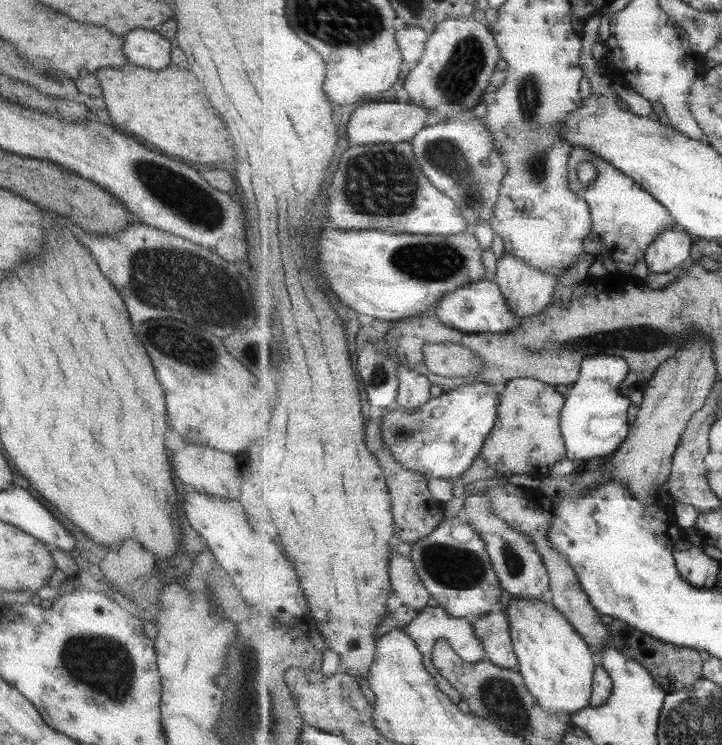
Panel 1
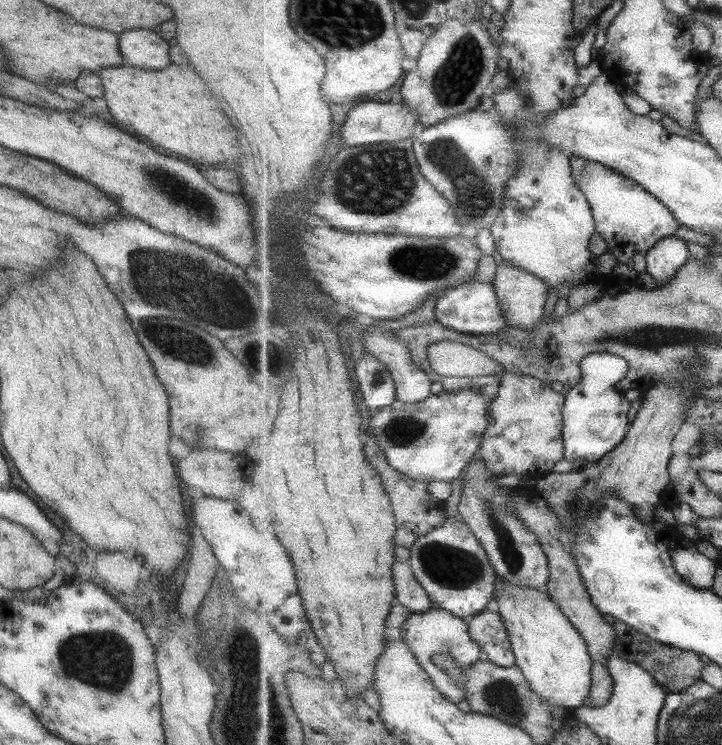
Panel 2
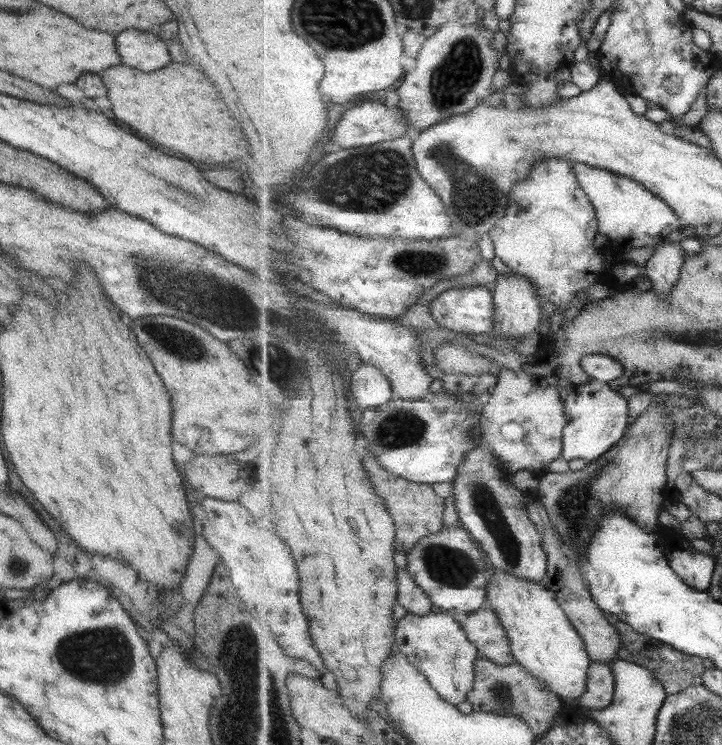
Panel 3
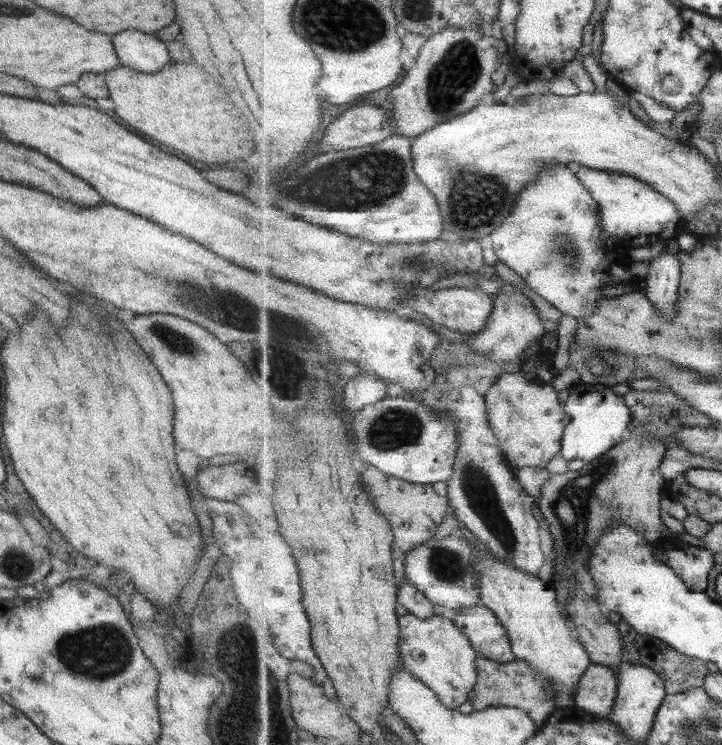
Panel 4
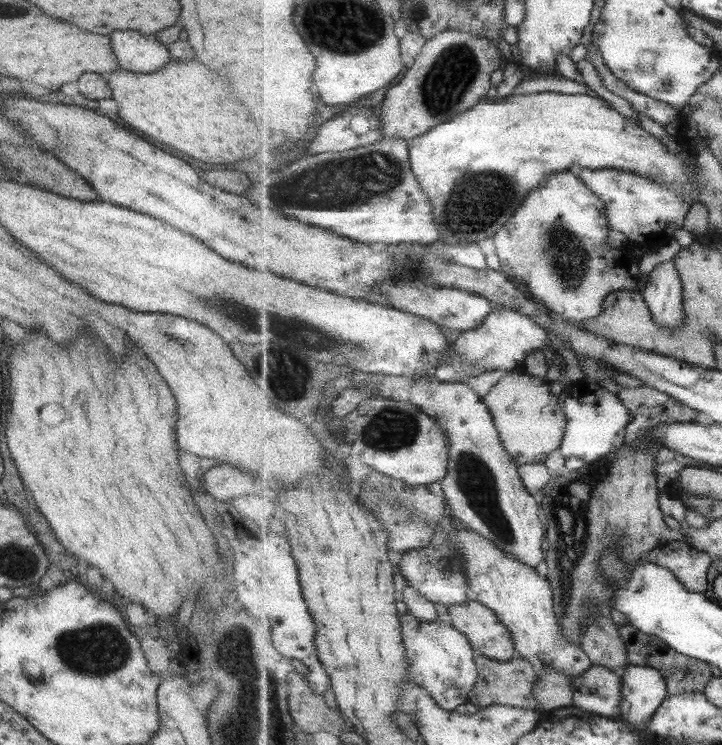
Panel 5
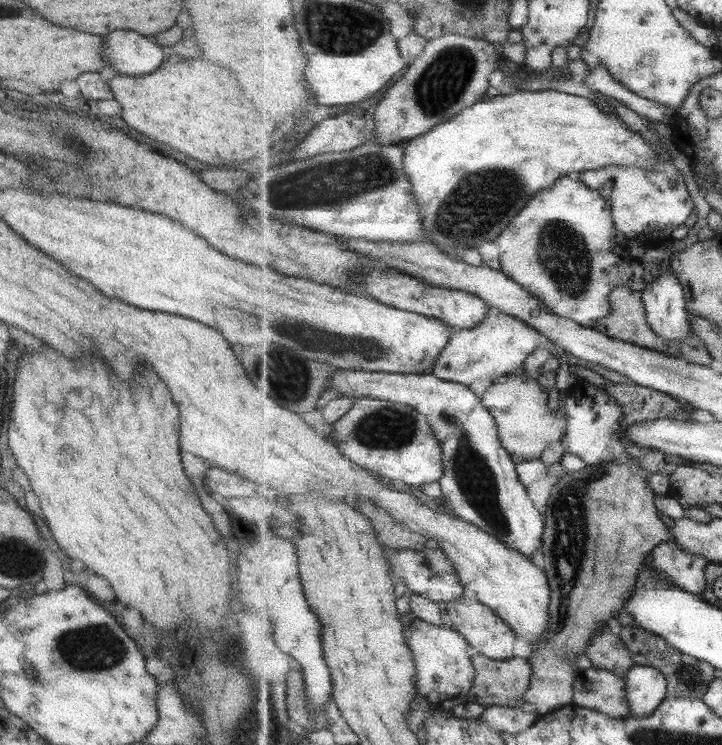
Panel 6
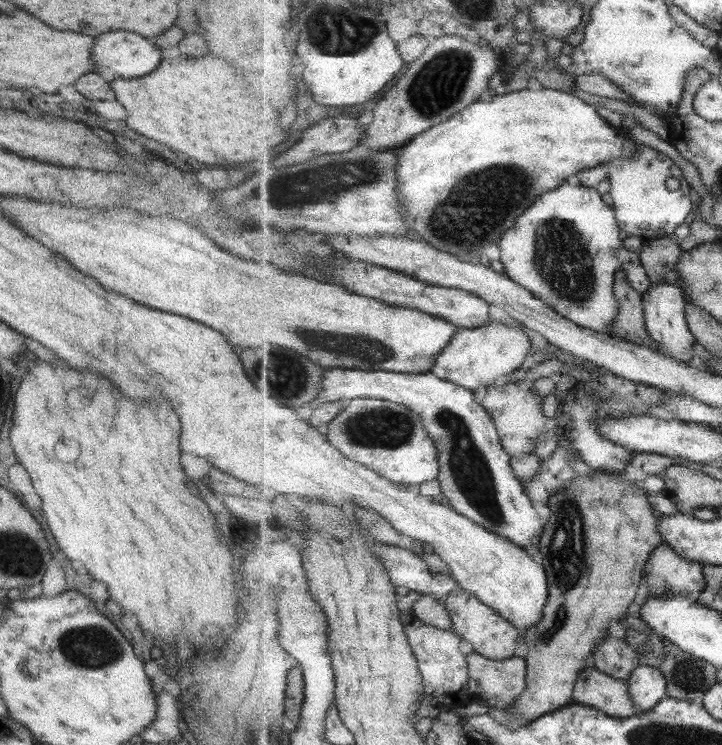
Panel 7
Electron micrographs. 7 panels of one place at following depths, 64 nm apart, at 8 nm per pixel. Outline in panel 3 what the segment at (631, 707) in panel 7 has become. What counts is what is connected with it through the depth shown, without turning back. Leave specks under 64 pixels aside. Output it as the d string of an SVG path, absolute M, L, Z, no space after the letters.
M592 662L587 672L587 692L581 696L579 707L586 710L606 710L613 703L616 691L616 678L611 665Z

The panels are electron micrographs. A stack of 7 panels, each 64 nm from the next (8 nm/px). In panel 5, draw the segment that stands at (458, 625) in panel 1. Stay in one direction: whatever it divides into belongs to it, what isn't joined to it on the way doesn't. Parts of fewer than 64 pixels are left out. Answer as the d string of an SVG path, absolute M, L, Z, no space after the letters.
M406 612L401 616L403 644L411 664L410 680L431 693L441 708L455 711L457 706L470 702L469 694L479 678L475 649L465 633L459 632L453 624L424 621Z

